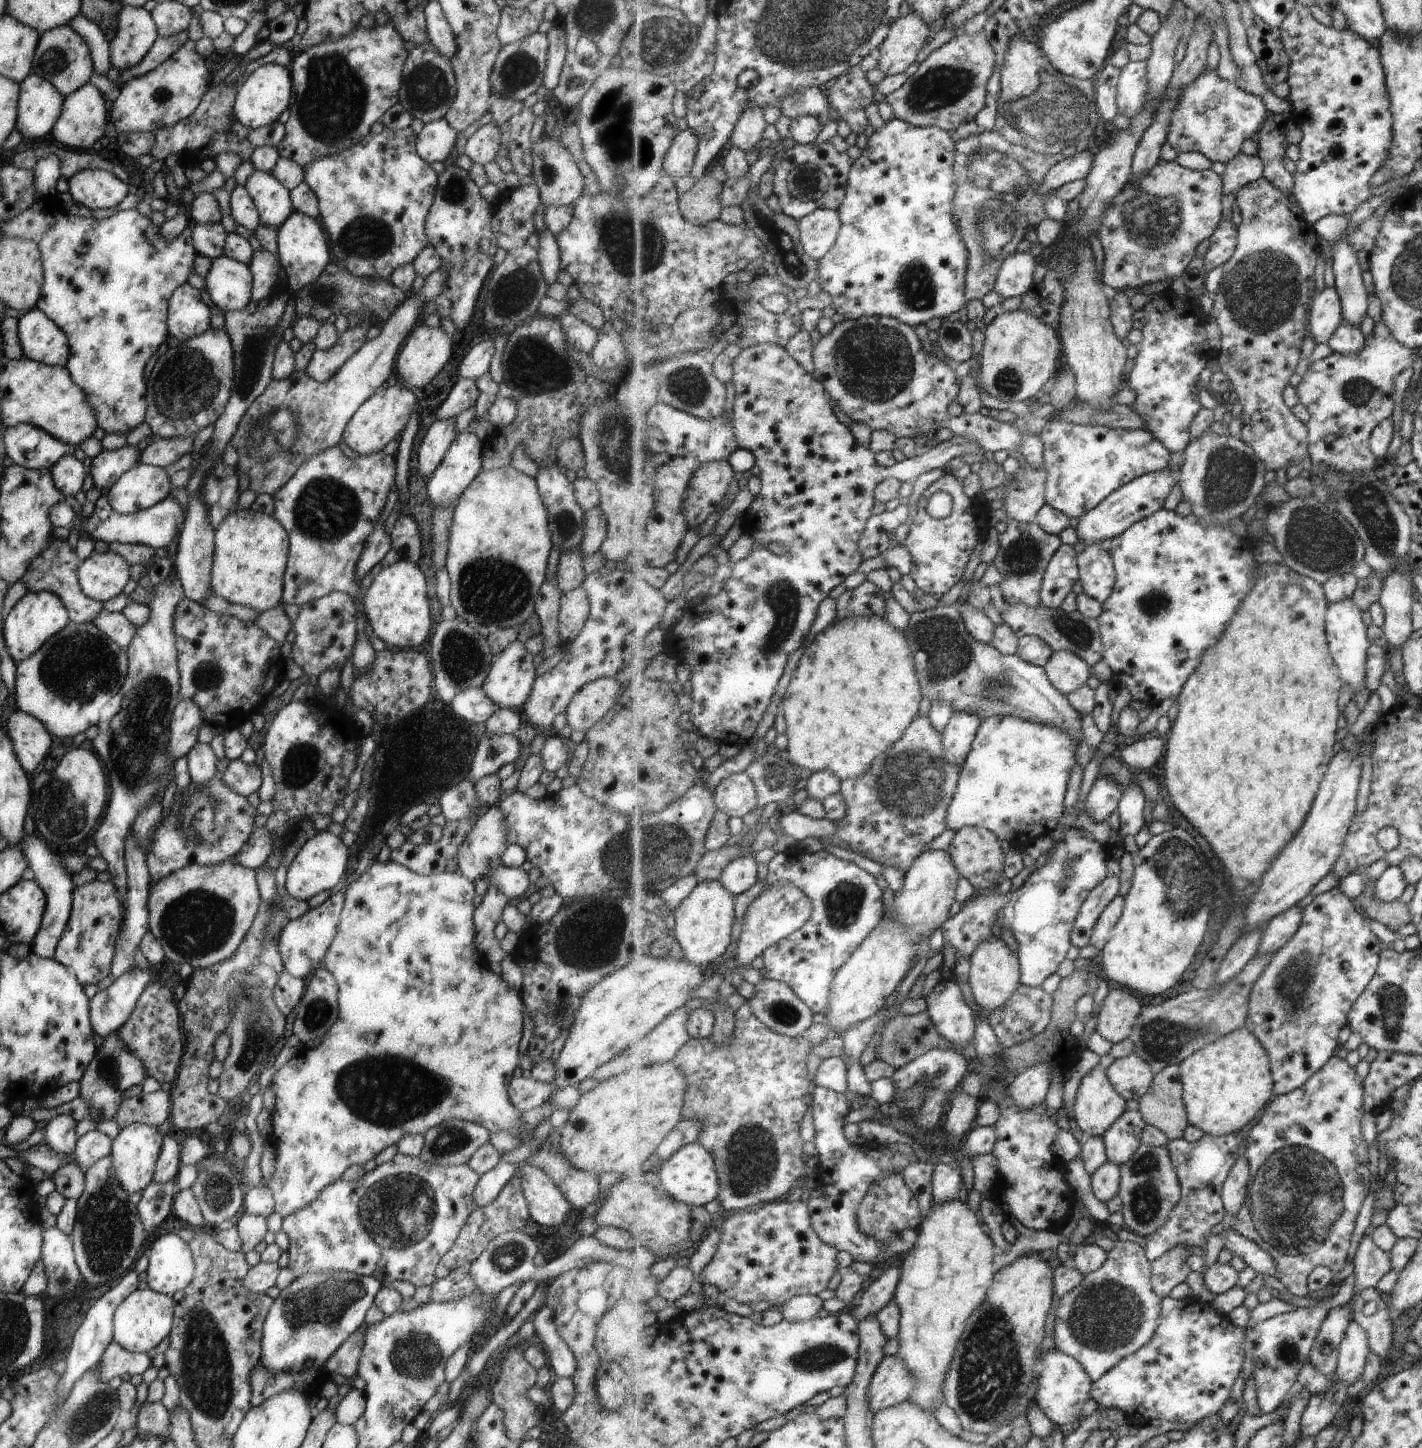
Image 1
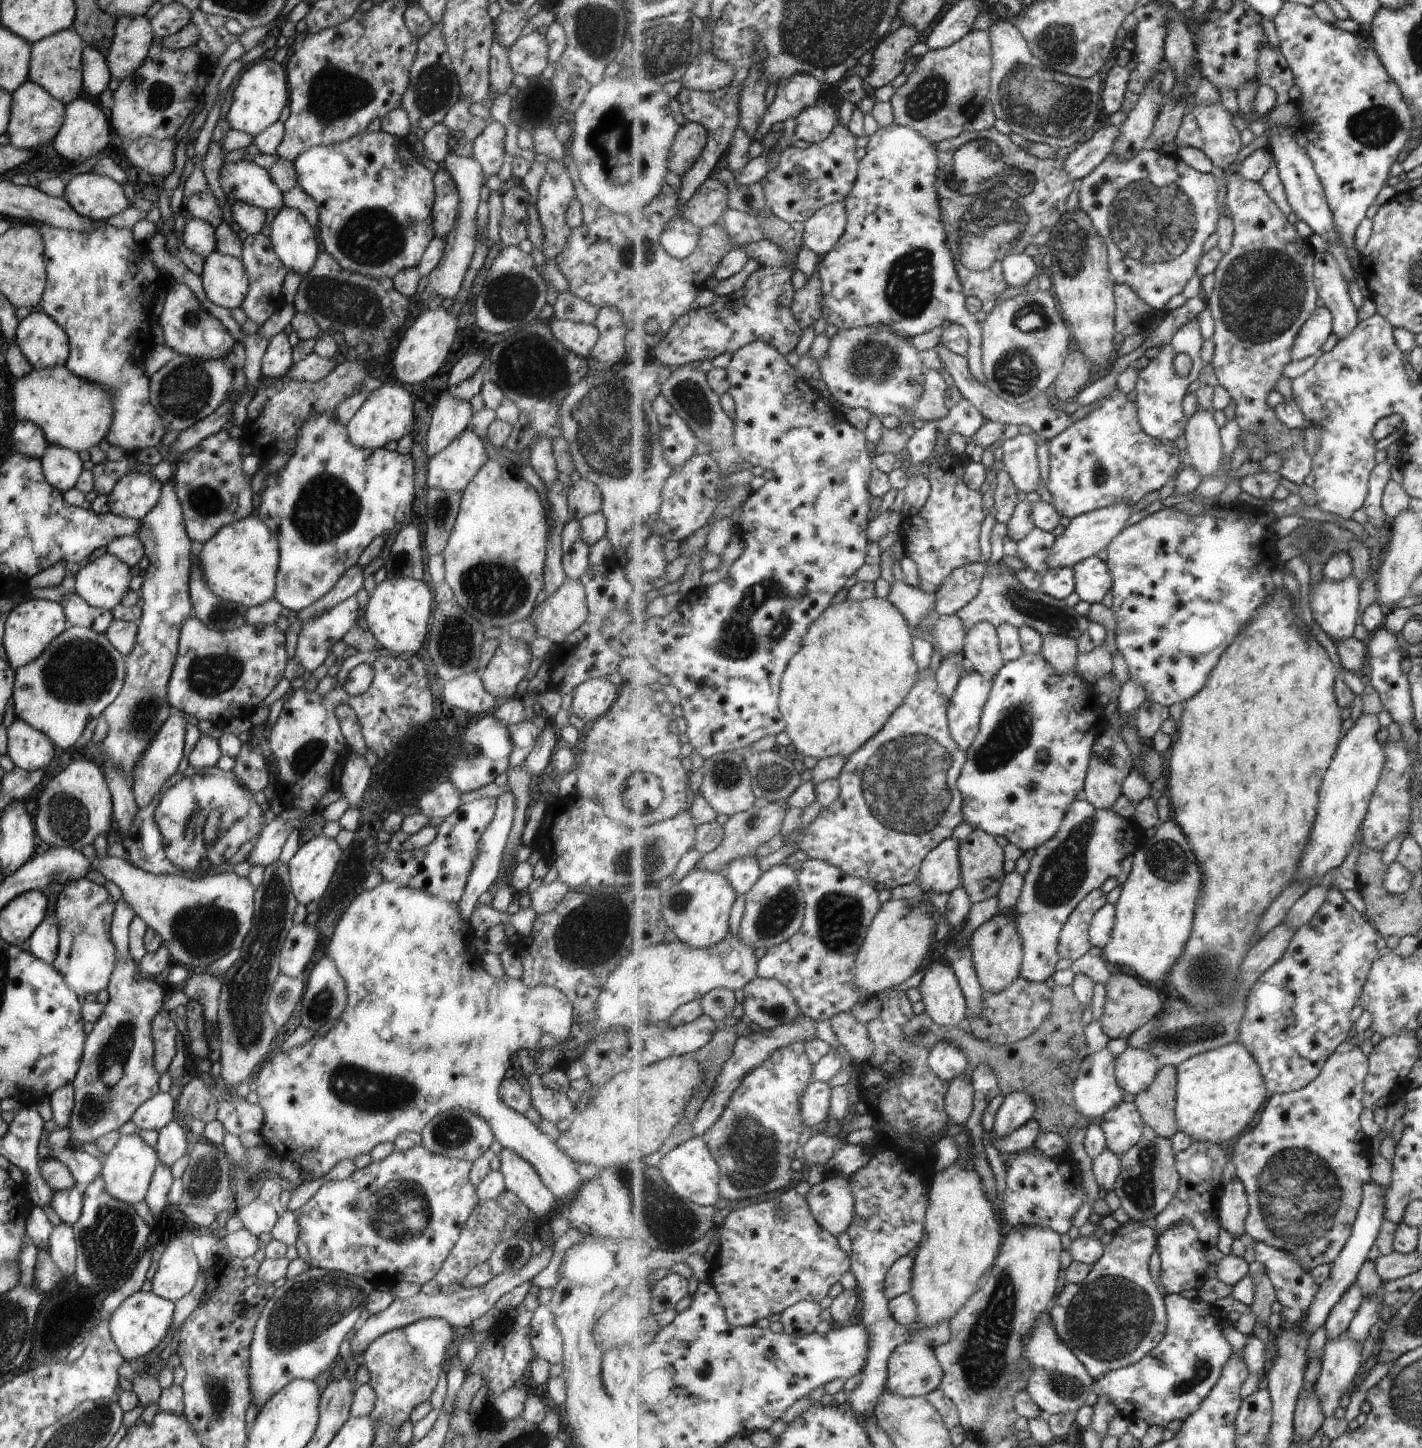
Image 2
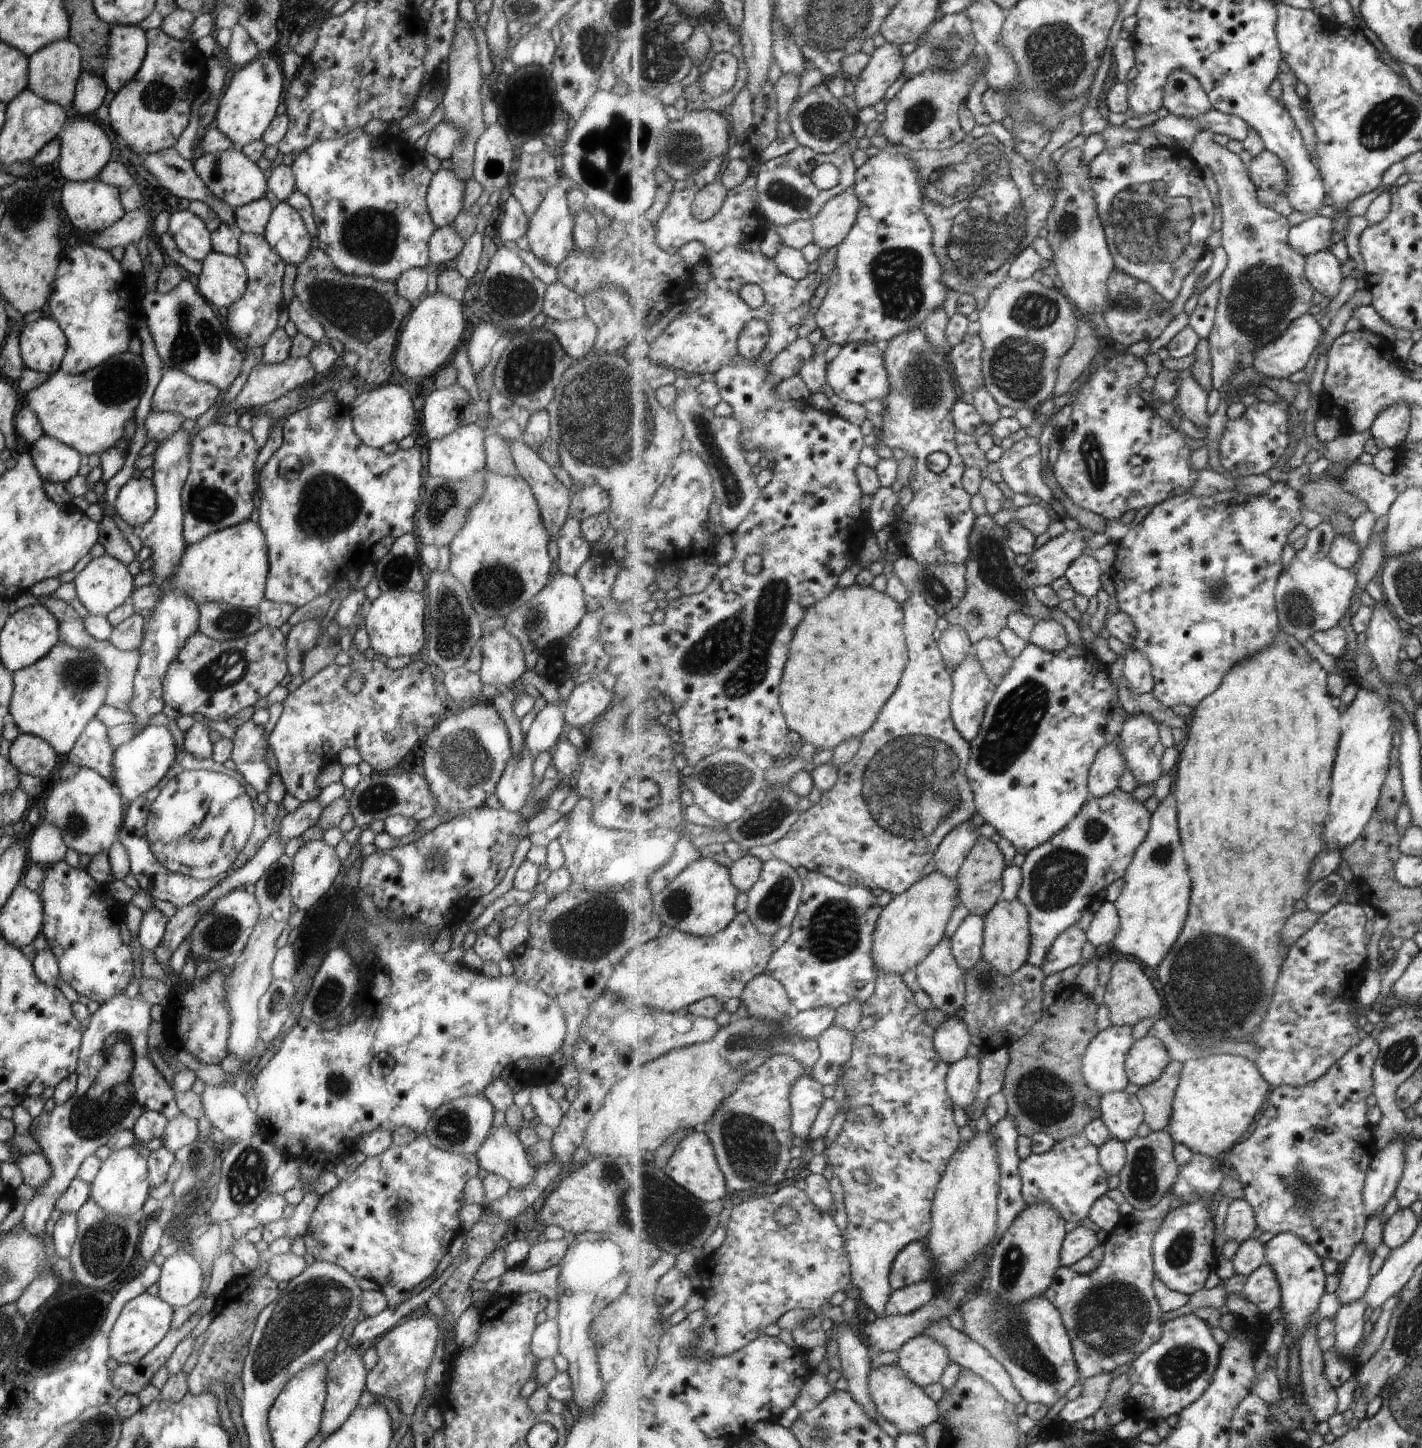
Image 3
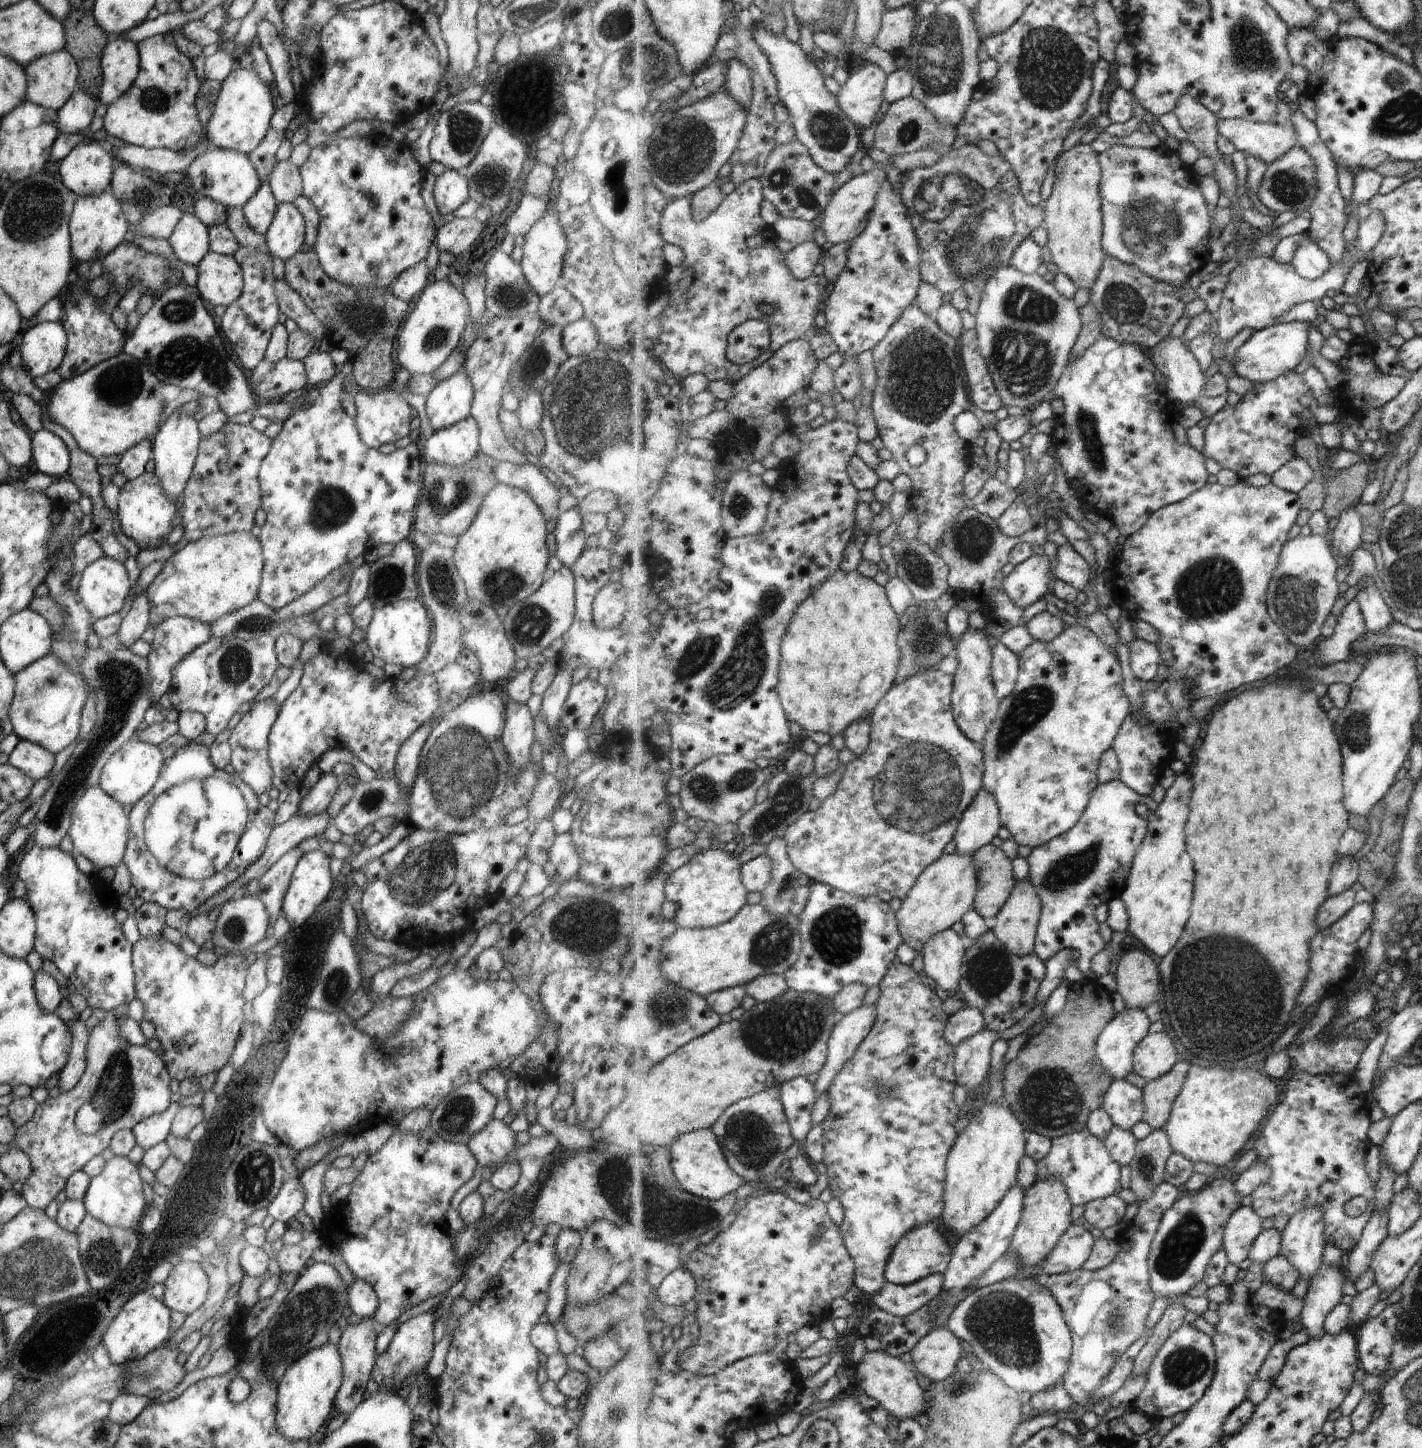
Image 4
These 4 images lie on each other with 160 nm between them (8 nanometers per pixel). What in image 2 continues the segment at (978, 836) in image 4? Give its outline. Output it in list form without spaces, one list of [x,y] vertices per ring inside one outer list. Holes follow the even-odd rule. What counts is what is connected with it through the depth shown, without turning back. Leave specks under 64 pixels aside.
[[[951,837],[930,852],[922,862],[918,885],[923,893],[933,890],[951,894],[962,886],[962,864],[960,841]]]

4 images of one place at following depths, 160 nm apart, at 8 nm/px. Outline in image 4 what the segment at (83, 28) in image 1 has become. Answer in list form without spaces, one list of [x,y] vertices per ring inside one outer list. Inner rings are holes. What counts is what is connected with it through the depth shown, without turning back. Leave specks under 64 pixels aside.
[[[77,89],[56,110],[56,124],[58,132],[63,135],[72,135],[88,127],[93,120],[93,110],[97,106],[97,99],[86,95]]]

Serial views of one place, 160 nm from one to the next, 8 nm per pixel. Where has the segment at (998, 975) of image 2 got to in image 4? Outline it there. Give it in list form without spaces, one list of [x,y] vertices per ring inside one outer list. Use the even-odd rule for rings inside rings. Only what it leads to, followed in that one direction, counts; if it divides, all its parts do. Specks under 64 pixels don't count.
[[[1029,879],[1018,881],[1018,886],[1014,887],[1014,891],[1006,902],[1006,906],[996,916],[993,931],[995,931],[998,940],[1003,942],[1015,954],[1019,956],[1032,955],[1034,953],[1036,936],[1038,935],[1041,914],[1042,898],[1039,896],[1035,885]]]

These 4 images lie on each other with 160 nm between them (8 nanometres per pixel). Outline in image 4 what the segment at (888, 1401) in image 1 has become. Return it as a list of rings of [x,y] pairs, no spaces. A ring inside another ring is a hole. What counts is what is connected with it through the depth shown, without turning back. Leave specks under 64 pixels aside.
[[[935,1327],[915,1345],[911,1352],[911,1366],[932,1383],[947,1380],[958,1371],[959,1360],[964,1357],[965,1349],[961,1344],[961,1339],[949,1327]]]

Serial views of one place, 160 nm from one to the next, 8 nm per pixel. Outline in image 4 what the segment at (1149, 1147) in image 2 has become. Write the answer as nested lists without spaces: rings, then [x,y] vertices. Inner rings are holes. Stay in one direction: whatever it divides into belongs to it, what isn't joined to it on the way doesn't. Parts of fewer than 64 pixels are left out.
[[[1156,1129],[1138,1141],[1136,1155],[1130,1164],[1130,1190],[1138,1201],[1145,1201],[1165,1182],[1167,1161],[1174,1153],[1170,1136]]]

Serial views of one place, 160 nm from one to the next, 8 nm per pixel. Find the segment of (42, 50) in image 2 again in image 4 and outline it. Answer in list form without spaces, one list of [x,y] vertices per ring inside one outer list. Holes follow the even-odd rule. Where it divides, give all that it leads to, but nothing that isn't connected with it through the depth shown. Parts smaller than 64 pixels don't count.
[[[64,48],[38,56],[24,66],[24,73],[25,100],[44,109],[56,111],[78,89],[79,68]]]

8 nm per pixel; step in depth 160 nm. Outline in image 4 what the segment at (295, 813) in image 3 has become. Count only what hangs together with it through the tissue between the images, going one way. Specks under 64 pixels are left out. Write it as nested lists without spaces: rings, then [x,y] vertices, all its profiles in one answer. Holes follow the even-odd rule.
[[[331,771],[321,773],[313,787],[298,804],[297,813],[314,815],[326,809],[337,786],[336,776]]]

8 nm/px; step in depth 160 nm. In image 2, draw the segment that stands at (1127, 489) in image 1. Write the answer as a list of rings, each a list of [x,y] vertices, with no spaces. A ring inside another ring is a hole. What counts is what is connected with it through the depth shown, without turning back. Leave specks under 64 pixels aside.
[[[1121,503],[1113,507],[1099,509],[1090,513],[1082,514],[1074,518],[1065,527],[1064,533],[1060,534],[1051,547],[1047,564],[1049,569],[1073,568],[1086,558],[1099,554],[1103,548],[1107,548],[1112,540],[1125,528],[1125,522],[1131,516],[1129,506],[1131,503]]]

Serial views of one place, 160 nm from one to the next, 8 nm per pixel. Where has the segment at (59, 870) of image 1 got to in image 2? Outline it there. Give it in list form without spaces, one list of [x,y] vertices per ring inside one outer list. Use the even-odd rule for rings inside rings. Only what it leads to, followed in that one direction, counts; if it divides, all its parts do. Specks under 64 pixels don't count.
[[[54,911],[47,913],[37,928],[27,939],[27,948],[31,955],[41,962],[51,965],[56,957],[58,947],[58,930],[54,919]]]

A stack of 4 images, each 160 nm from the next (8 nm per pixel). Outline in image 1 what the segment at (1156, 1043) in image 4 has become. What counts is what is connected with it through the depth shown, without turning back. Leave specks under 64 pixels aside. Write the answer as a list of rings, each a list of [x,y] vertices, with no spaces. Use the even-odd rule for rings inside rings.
[[[1135,1053],[1114,1060],[1106,1071],[1111,1084],[1125,1100],[1138,1101],[1154,1084],[1151,1065]]]

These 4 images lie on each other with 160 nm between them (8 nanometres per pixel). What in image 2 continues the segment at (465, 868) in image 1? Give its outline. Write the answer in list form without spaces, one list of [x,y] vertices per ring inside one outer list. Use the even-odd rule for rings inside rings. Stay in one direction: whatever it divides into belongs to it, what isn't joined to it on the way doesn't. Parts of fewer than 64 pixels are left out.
[[[504,791],[496,798],[495,812],[491,822],[487,828],[481,833],[478,840],[478,847],[480,853],[473,861],[473,868],[471,868],[466,885],[464,886],[460,899],[456,902],[458,906],[458,913],[465,920],[469,921],[469,916],[477,905],[477,897],[490,888],[494,882],[497,871],[499,870],[500,861],[502,859],[502,852],[506,845],[509,829],[512,825],[512,818],[514,815],[515,799],[511,791]]]

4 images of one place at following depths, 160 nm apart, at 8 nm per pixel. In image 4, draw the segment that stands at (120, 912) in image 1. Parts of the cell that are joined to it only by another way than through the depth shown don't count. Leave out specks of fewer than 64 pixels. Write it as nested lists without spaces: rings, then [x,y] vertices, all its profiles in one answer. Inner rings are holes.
[[[33,845],[23,855],[17,878],[25,882],[25,894],[35,917],[35,938],[32,949],[60,970],[61,974],[73,984],[75,995],[85,998],[86,1006],[111,1012],[119,1004],[128,1004],[134,998],[134,970],[132,967],[132,944],[123,935],[125,926],[120,925],[113,917],[117,908],[118,894],[107,884],[94,876],[81,873],[72,853],[65,853],[59,847],[40,847]]]

